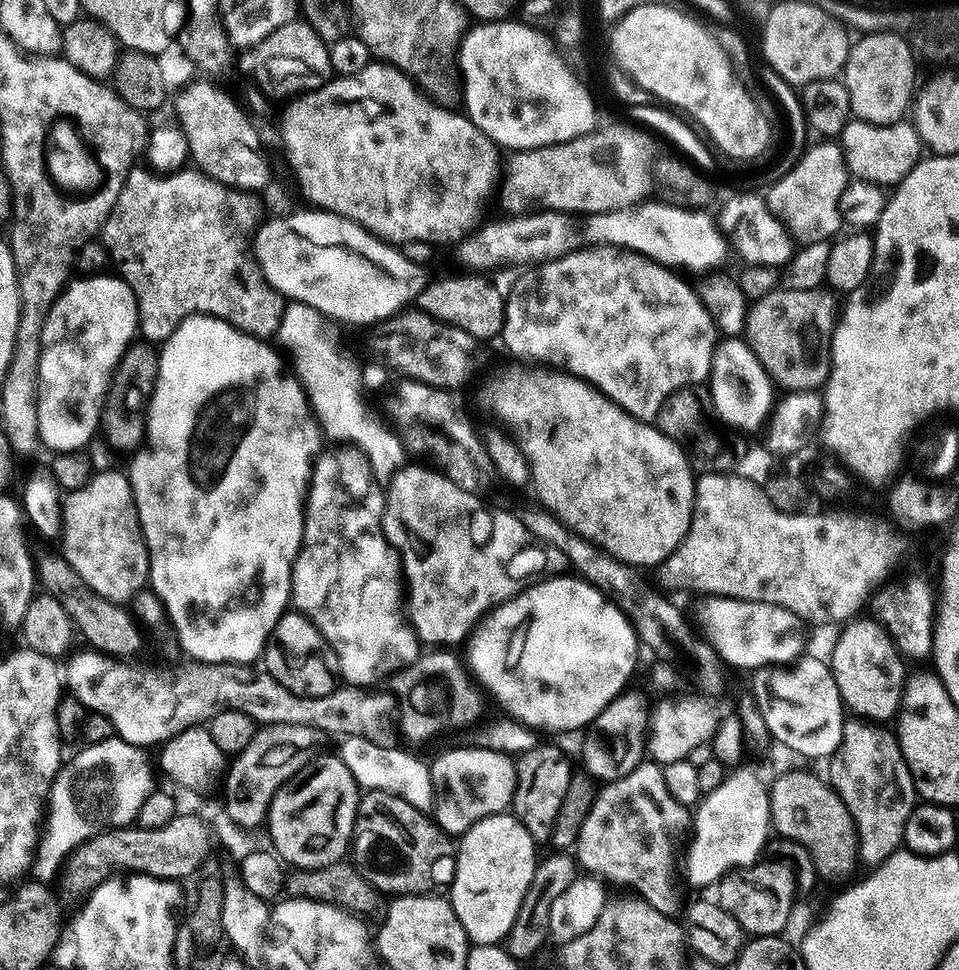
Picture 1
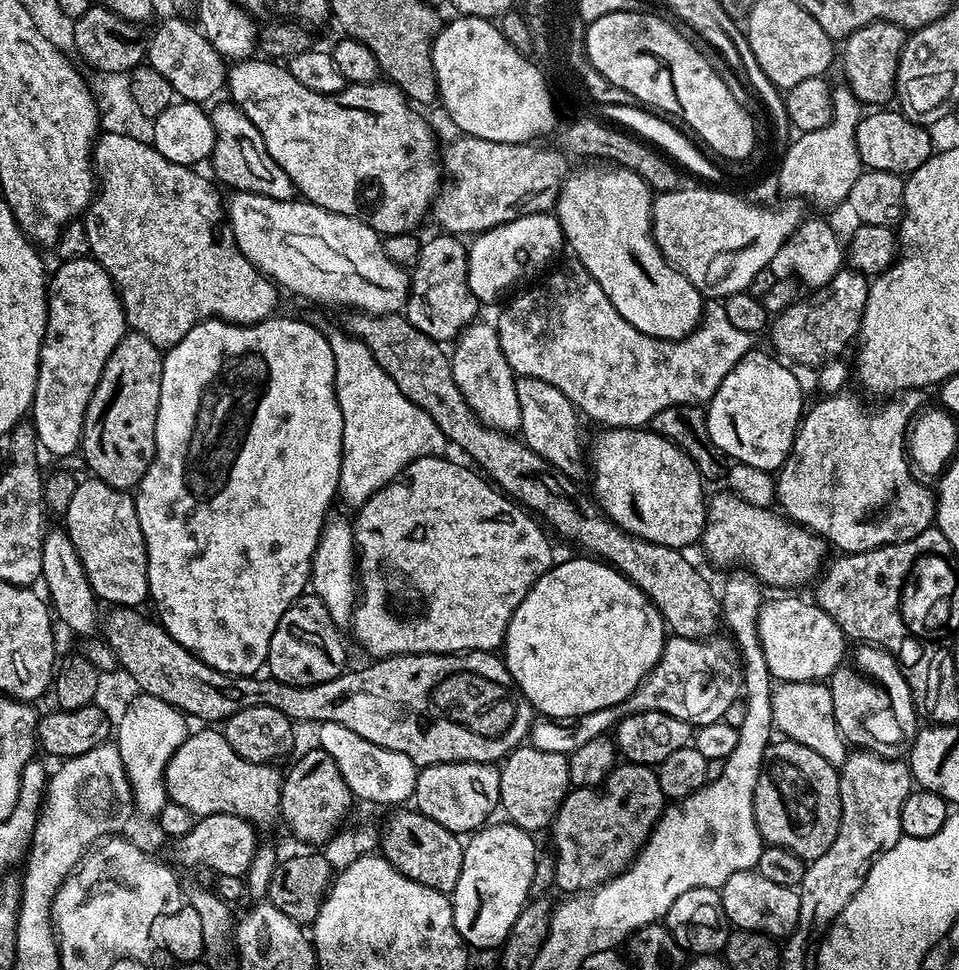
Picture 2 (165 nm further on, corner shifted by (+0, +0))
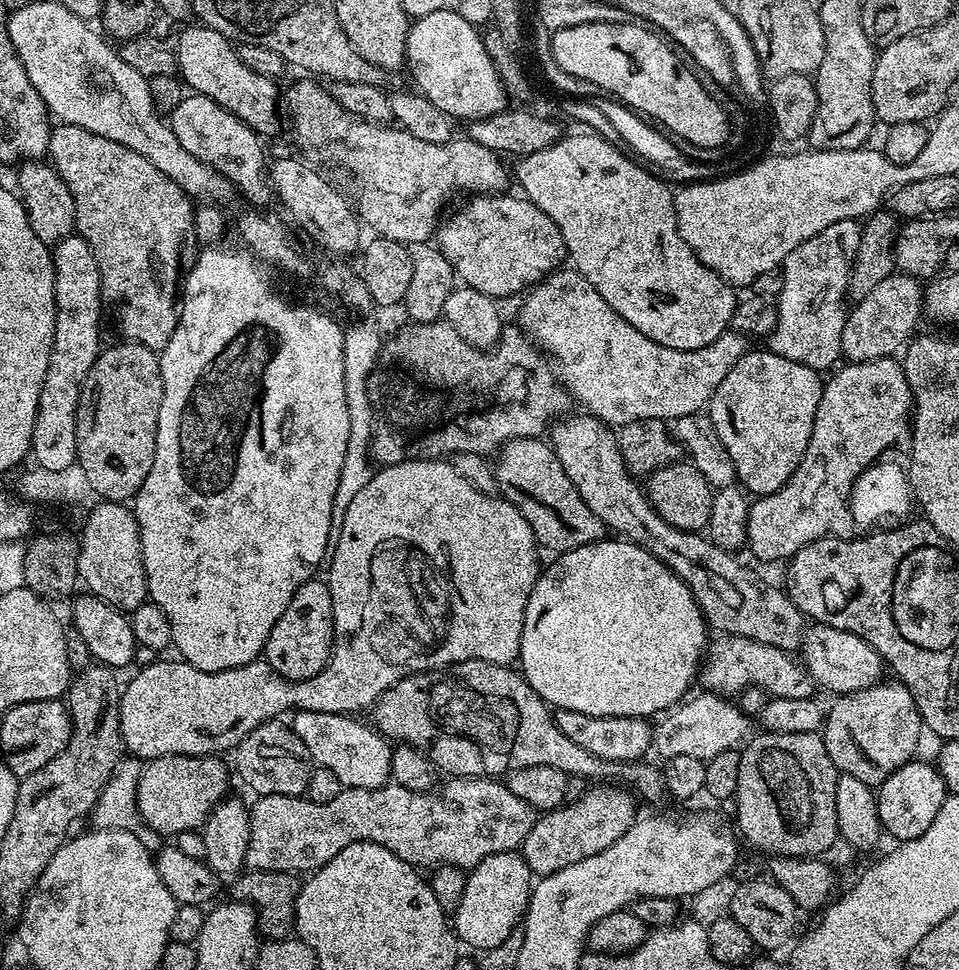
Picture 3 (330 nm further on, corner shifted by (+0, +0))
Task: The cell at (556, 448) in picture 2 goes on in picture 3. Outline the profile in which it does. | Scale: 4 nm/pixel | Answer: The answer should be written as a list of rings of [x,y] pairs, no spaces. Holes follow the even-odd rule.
[[[591,414],[572,415],[565,415],[551,425],[550,443],[556,452],[558,462],[562,462],[570,482],[574,482],[578,494],[582,494],[582,502],[586,502],[586,506],[590,506],[594,518],[603,522],[609,533],[642,546],[650,554],[654,554],[654,558],[658,558],[658,562],[662,562],[670,571],[678,574],[678,578],[682,578],[682,582],[686,582],[690,594],[694,594],[696,605],[699,606],[709,629],[717,628],[715,631],[725,636],[750,638],[754,642],[762,642],[766,646],[781,648],[783,652],[795,653],[804,638],[806,617],[803,612],[798,610],[798,606],[794,606],[787,591],[780,589],[779,592],[774,585],[763,584],[742,561],[732,557],[735,555],[729,549],[719,548],[707,535],[700,532],[683,532],[670,526],[652,509],[645,489],[641,485],[639,488],[636,485],[639,483],[630,475],[626,462],[622,458],[617,433],[596,416]]]

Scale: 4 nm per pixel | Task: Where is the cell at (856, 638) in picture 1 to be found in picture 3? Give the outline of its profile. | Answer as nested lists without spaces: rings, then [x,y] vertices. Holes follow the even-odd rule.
[[[881,682],[866,690],[845,692],[833,699],[836,701],[833,702],[832,709],[827,709],[822,735],[826,754],[830,754],[830,762],[834,762],[837,773],[845,772],[868,785],[879,786],[886,782],[890,774],[894,774],[894,770],[915,757],[912,755],[920,744],[920,732],[922,733],[920,711],[916,709],[914,698],[905,684],[891,683]]]

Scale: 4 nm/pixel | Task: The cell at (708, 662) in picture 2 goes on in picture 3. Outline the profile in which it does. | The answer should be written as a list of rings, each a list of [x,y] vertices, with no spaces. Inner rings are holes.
[[[723,634],[717,635],[707,645],[706,659],[698,672],[698,684],[704,687],[701,689],[705,693],[739,694],[748,685],[752,685],[760,687],[772,698],[810,699],[814,696],[812,675],[803,667],[799,659],[783,652],[781,648],[766,646],[750,638]]]

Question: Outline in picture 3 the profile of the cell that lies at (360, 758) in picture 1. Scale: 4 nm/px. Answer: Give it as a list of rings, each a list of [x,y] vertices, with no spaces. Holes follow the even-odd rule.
[[[297,711],[291,717],[290,727],[294,734],[298,734],[298,738],[302,738],[302,746],[306,746],[306,750],[312,756],[313,761],[319,767],[338,774],[338,782],[343,787],[382,788],[389,783],[392,774],[393,745],[385,737],[381,736],[371,723],[365,722],[363,724],[360,718],[352,714],[339,716],[338,714],[326,714],[325,712]]]

